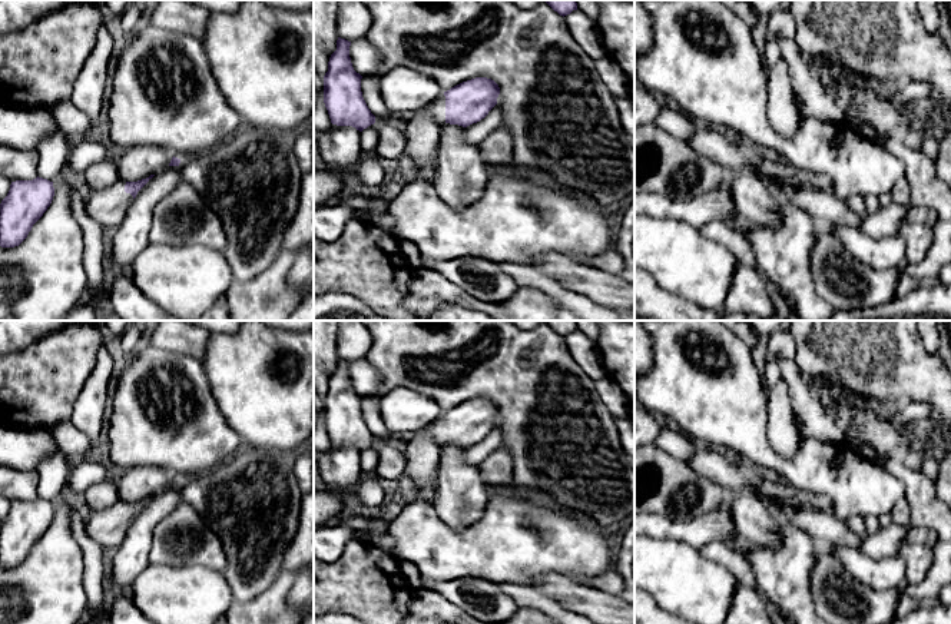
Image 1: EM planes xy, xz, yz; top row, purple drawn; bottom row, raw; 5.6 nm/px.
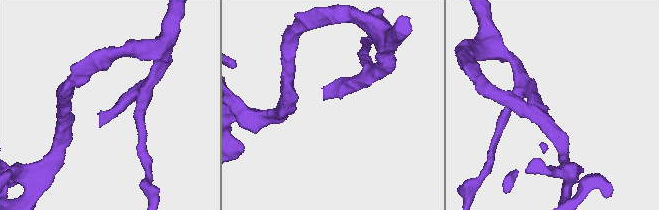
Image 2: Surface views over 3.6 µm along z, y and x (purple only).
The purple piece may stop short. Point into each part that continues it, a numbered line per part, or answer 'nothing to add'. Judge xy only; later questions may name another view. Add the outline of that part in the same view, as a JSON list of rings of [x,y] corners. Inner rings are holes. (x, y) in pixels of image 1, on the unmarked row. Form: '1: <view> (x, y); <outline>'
1: xy (108, 527); [[[119,499],[112,507],[92,512],[89,521],[85,524],[87,535],[103,551],[116,551],[127,534],[133,517],[125,512],[125,505],[126,502]]]

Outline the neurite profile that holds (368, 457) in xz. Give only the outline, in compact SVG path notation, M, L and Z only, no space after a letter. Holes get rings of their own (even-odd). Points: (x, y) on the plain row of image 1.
M374 445L361 452L361 471L371 474L378 465L378 454Z

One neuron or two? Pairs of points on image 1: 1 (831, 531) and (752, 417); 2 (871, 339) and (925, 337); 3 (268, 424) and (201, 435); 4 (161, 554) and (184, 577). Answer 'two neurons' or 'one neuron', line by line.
1: two neurons
2: two neurons
3: two neurons
4: two neurons

